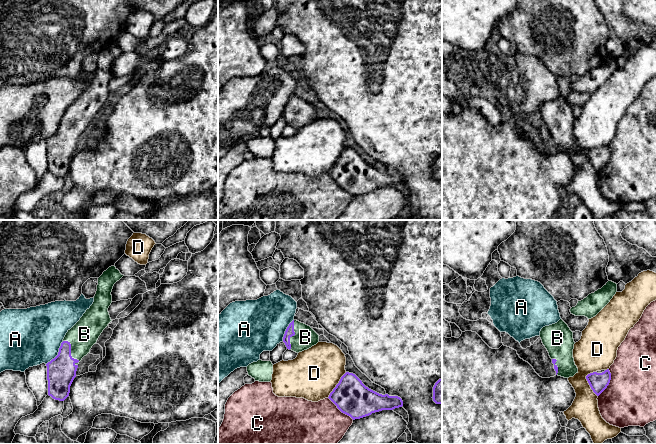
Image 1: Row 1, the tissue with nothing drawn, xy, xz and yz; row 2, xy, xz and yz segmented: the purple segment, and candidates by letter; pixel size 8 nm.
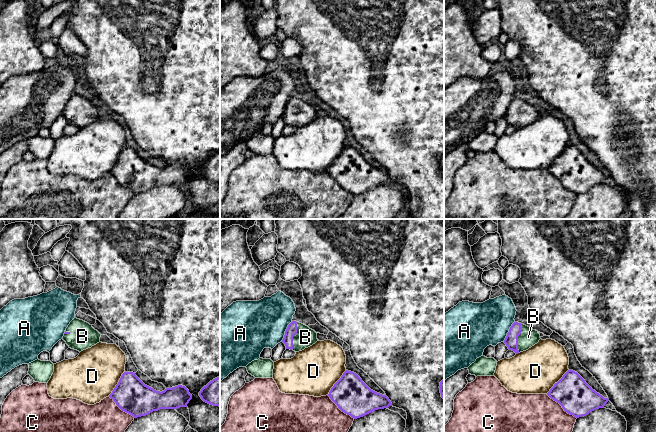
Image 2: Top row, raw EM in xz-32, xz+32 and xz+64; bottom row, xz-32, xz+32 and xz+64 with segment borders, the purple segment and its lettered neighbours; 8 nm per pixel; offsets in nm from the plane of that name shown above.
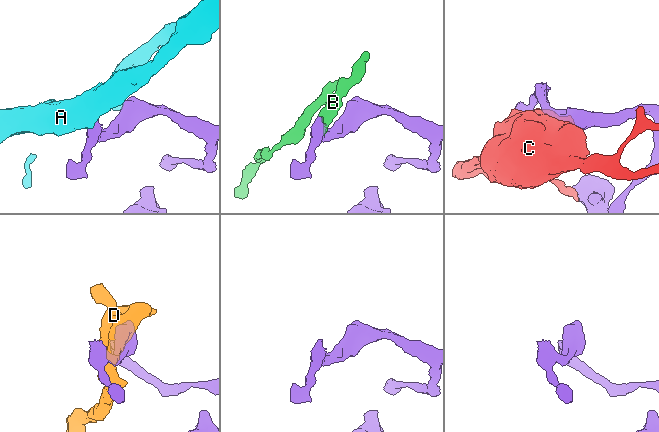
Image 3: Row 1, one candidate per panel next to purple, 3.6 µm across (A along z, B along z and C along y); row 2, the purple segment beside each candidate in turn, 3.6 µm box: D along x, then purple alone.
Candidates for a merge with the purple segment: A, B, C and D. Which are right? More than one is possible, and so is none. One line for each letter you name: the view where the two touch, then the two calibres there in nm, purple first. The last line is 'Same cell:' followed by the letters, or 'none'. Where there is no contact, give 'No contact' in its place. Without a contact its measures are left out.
B: Touches purple in xy. Thickness 240 nm (purple) against 220 nm
Same cell: B

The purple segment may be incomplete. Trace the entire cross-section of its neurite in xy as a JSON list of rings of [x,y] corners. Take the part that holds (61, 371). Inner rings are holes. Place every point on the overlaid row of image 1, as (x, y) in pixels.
[[[111,266],[98,278],[94,302],[80,320],[66,333],[58,355],[46,364],[48,395],[64,401],[76,377],[79,362],[96,344],[103,330],[112,321],[108,308],[112,303],[114,284],[124,275]]]

